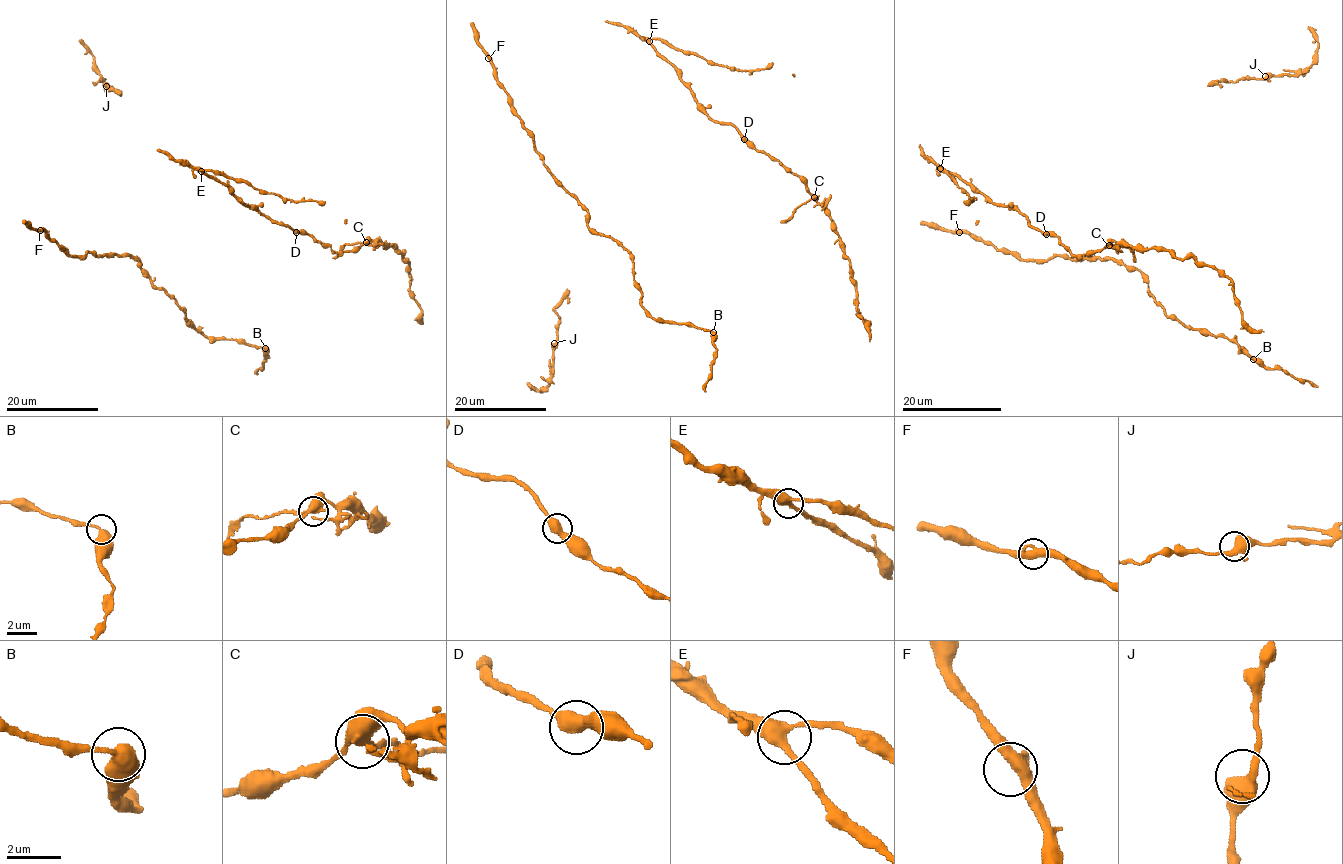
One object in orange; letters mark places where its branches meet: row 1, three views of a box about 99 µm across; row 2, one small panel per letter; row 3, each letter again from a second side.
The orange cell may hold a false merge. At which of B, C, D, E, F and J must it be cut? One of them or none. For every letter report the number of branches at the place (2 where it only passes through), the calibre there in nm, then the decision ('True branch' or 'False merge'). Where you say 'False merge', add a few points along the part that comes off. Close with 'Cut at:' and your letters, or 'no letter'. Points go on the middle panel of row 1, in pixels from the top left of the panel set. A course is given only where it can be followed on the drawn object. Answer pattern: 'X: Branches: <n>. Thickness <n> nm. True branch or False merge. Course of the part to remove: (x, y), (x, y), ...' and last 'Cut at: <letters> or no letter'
B: Branches: 2. Thickness 440 nm. True branch
C: Branches: 3. Thickness 440 nm. False merge. Course of the part to remove: (814, 198), (802, 203), (789, 219), (781, 222)
D: Branches: 2. Thickness 480 nm. True branch
E: Branches: 3. Thickness 400 nm. True branch
F: Branches: 2. Thickness 480 nm. True branch
J: Branches: 3. Thickness 440 nm. True branch
Cut at: C

